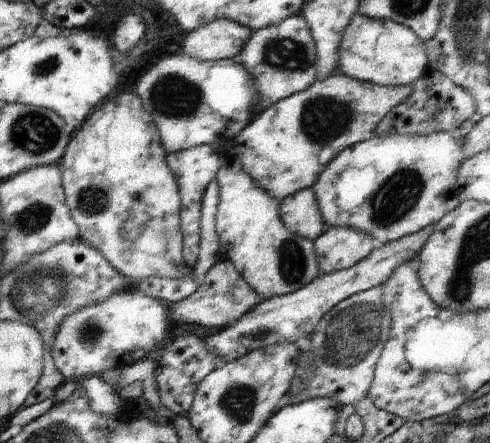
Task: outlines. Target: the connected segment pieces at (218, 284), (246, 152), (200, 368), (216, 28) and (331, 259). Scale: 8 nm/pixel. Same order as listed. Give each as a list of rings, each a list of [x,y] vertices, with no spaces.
[[[218,259],[205,274],[202,284],[191,295],[169,304],[171,323],[194,323],[206,328],[224,328],[260,301],[259,294],[246,284],[233,264],[229,260]]]
[[[332,74],[322,80],[316,80],[306,90],[291,94],[262,110],[254,120],[246,125],[233,138],[234,157],[240,161],[243,169],[253,181],[257,182],[272,198],[277,201],[310,189],[317,181],[324,167],[337,154],[356,143],[368,140],[373,136],[378,123],[401,102],[412,94],[412,85],[382,86],[371,82],[359,81],[349,76]]]
[[[196,334],[175,337],[167,345],[161,345],[160,349],[163,349],[162,357],[156,363],[155,370],[160,402],[176,416],[184,415],[191,407],[196,386],[215,369],[215,362],[219,359],[207,350],[203,339]]]
[[[216,19],[184,38],[183,52],[201,61],[235,60],[252,30],[230,19]]]
[[[326,227],[313,243],[317,265],[325,273],[354,266],[377,245],[374,239],[348,227]]]

